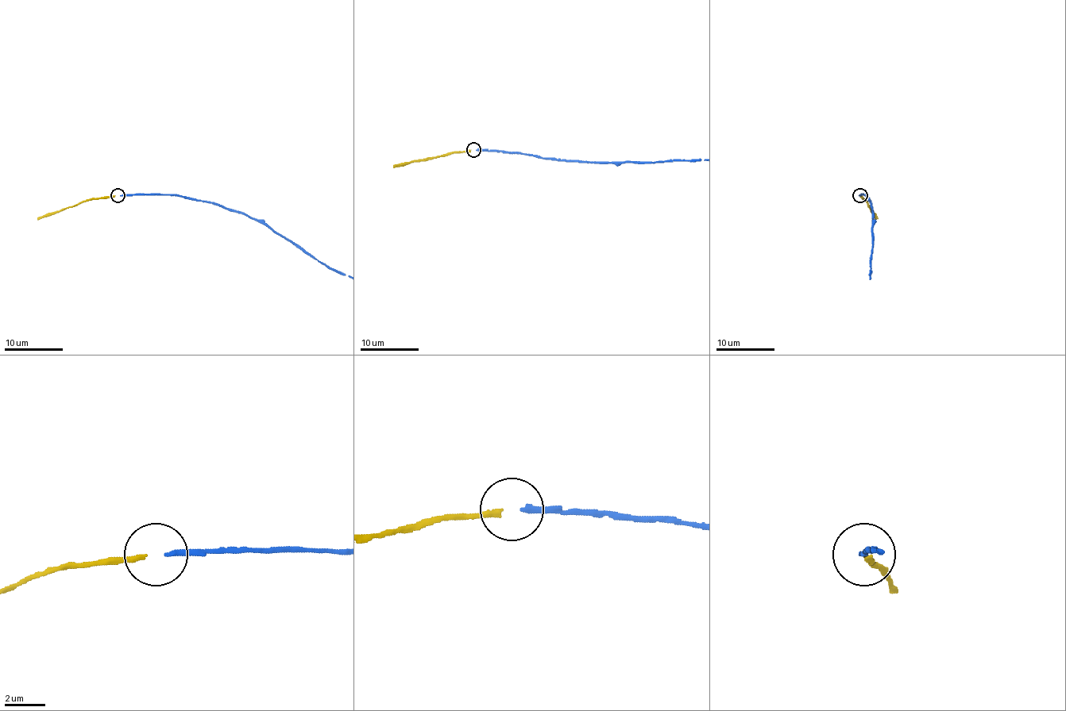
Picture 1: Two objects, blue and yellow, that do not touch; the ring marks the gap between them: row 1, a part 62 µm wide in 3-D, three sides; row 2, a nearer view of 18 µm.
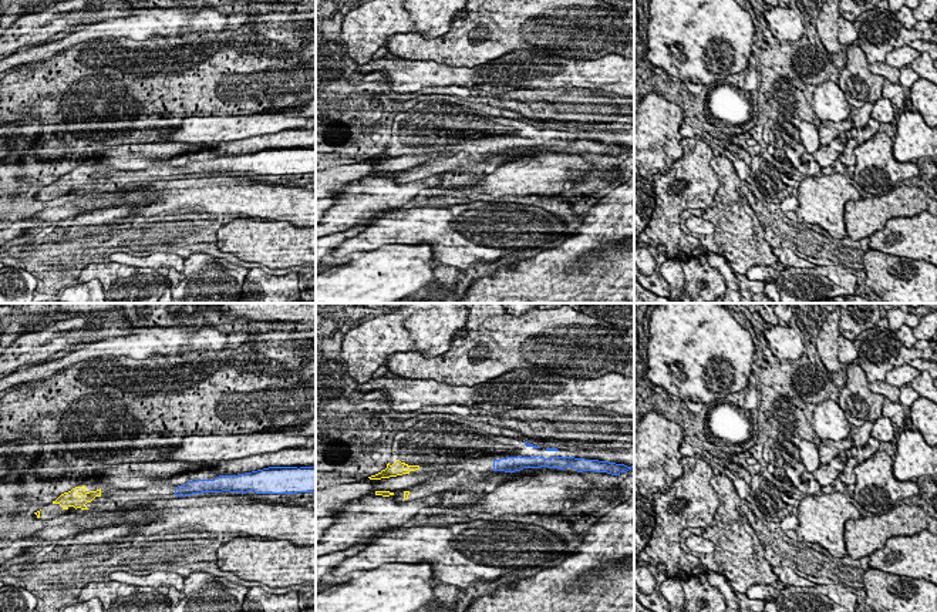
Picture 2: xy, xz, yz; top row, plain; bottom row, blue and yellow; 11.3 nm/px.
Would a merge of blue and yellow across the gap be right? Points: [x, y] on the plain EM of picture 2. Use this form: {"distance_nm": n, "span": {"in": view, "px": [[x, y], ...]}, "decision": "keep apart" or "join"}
{"distance_nm": 850, "span": {"in": "xy", "px": [[175, 170], [100, 170]]}, "decision": "join"}

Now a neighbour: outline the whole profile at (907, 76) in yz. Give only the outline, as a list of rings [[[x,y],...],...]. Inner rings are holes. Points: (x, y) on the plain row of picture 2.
[[[911,64],[900,68],[900,78],[899,83],[901,87],[911,87],[917,80],[919,74],[913,70]]]

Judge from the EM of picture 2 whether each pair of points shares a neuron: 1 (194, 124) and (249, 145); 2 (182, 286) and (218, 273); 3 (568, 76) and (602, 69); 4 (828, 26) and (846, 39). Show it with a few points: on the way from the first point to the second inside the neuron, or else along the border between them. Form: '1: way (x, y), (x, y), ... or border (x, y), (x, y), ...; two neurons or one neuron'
1: border (269, 133), (219, 143); two neurons
2: way (191, 286), (205, 286), (209, 282); one neuron
3: way (576, 74), (593, 74); one neuron
4: border (839, 16), (838, 40), (845, 49); two neurons

